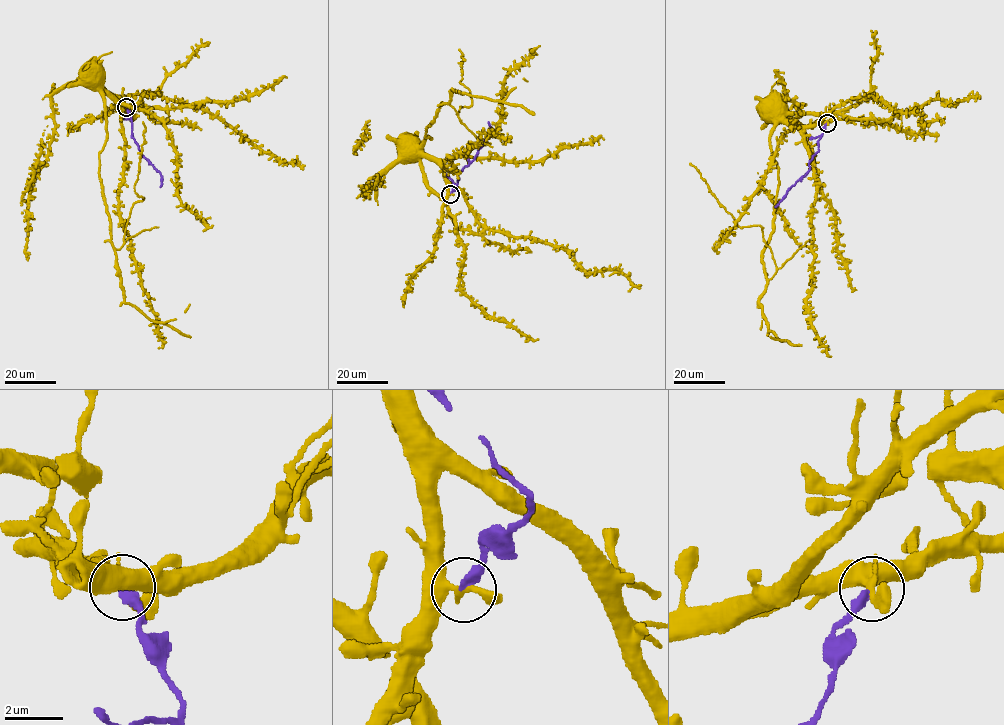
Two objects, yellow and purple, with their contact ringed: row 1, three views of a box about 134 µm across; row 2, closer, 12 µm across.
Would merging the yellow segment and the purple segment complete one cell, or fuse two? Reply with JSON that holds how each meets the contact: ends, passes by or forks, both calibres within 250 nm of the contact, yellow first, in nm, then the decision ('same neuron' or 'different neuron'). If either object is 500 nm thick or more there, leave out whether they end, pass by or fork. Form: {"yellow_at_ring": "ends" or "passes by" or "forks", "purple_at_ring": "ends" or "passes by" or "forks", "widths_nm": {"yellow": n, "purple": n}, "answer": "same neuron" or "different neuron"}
{"yellow_at_ring": "passes by", "purple_at_ring": "ends", "widths_nm": {"yellow": 260, "purple": 320}, "answer": "different neuron"}

